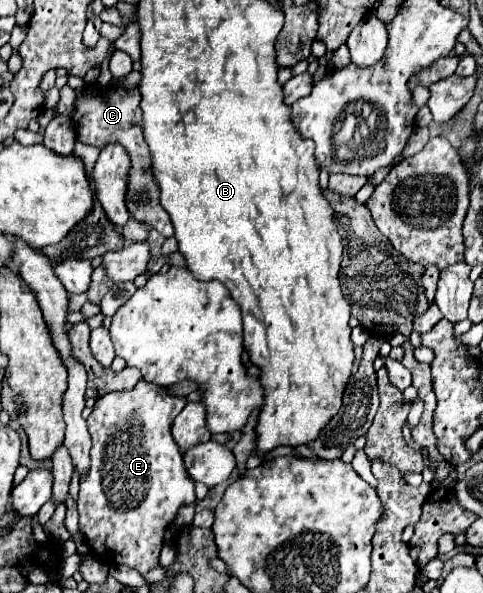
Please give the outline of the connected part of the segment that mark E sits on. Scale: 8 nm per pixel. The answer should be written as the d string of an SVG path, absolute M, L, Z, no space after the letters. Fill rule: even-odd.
M139 380L137 388L129 392L101 396L87 418L93 448L91 468L81 476L79 486L79 532L87 538L95 556L115 566L125 564L141 576L161 566L159 554L163 548L163 536L181 506L197 502L195 486L183 464L183 454L171 436L171 424L185 404L185 398L169 396L161 386Z

